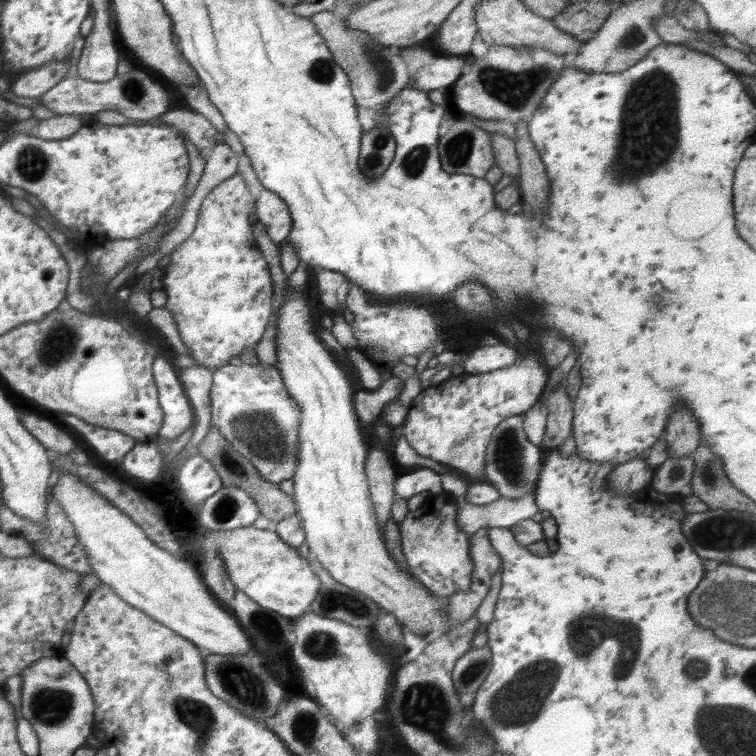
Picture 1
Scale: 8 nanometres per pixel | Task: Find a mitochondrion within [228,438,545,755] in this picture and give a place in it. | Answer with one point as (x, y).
(424, 703)

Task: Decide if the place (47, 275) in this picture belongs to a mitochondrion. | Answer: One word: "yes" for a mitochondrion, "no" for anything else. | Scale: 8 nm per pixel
no

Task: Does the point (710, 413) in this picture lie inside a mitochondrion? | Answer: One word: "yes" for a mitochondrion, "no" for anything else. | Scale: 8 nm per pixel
no

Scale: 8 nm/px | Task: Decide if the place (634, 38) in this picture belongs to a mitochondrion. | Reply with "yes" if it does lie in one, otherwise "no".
yes

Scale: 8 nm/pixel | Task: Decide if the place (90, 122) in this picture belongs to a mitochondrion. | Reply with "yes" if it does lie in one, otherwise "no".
no

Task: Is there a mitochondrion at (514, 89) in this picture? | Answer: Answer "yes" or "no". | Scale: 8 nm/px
yes

